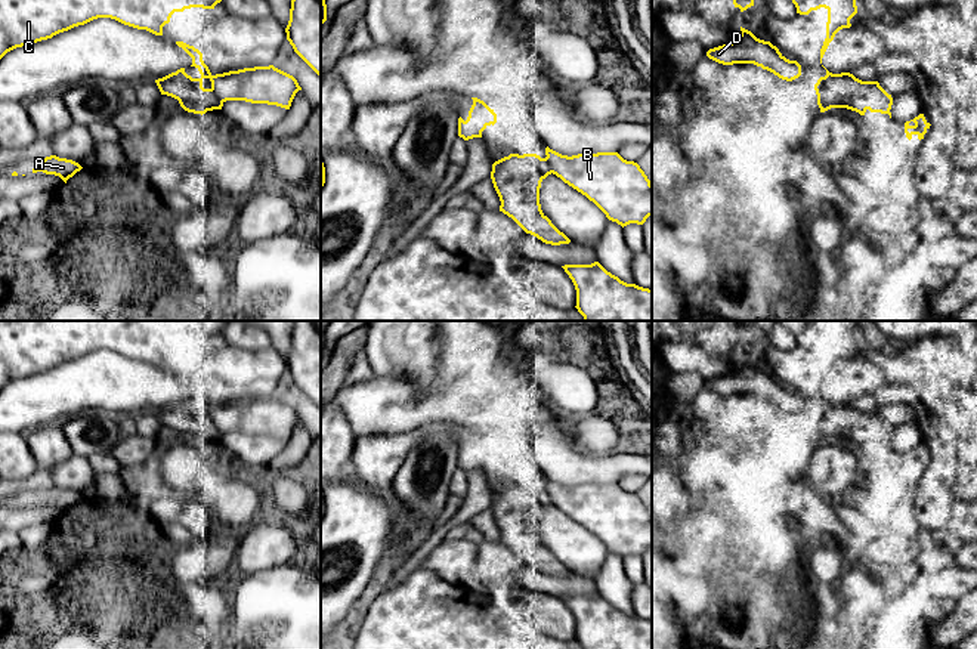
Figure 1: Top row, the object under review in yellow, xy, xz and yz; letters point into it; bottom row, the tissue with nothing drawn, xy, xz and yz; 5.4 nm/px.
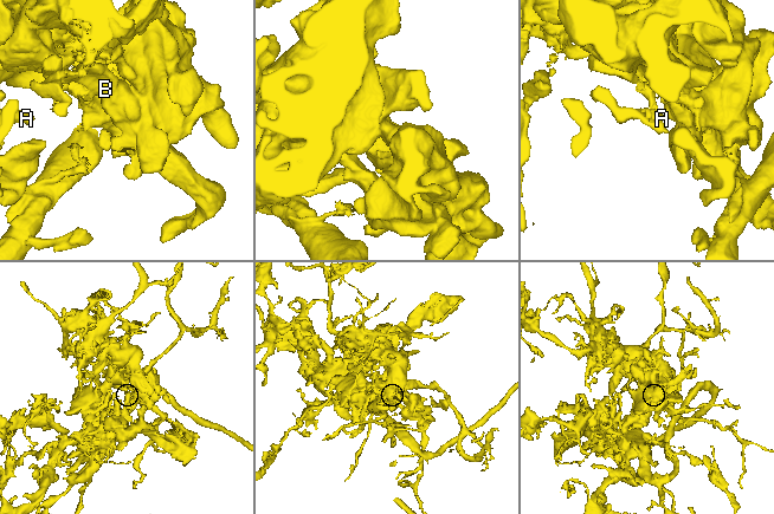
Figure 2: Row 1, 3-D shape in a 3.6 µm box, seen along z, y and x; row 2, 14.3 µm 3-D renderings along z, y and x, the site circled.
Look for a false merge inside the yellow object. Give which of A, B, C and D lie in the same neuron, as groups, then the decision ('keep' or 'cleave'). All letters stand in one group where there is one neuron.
A B C D; keep

